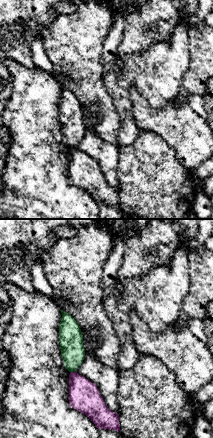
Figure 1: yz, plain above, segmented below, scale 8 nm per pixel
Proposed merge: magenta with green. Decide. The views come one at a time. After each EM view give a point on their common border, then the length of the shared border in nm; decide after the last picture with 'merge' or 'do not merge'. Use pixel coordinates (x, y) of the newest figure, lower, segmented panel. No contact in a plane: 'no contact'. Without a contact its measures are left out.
contact (73, 372); length 50 nm

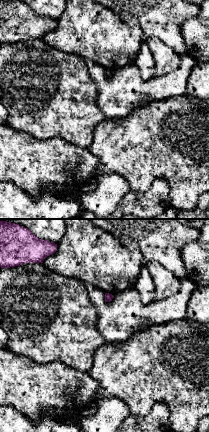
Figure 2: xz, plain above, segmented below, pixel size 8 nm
no contact

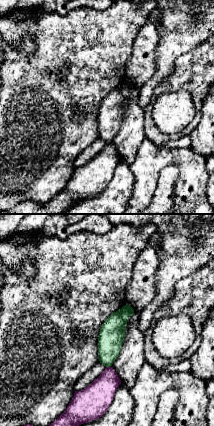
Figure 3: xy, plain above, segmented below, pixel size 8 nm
contact (108, 367); length 40 nm

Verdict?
do not merge

